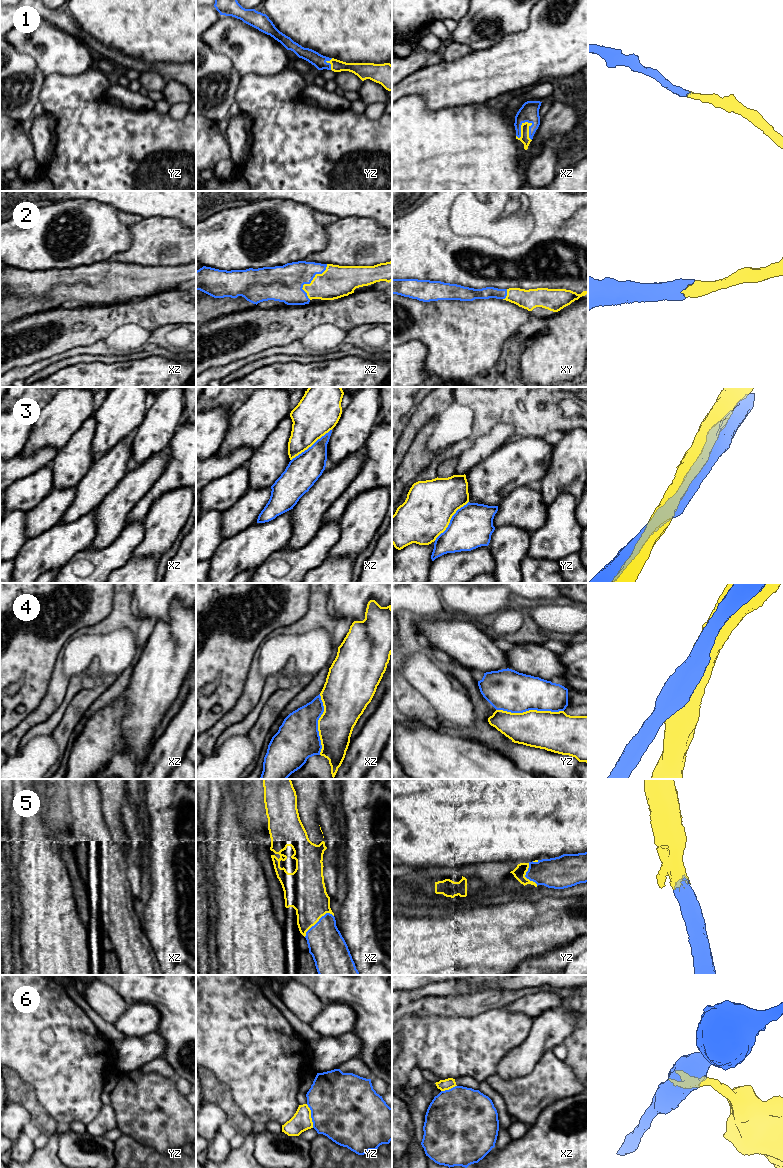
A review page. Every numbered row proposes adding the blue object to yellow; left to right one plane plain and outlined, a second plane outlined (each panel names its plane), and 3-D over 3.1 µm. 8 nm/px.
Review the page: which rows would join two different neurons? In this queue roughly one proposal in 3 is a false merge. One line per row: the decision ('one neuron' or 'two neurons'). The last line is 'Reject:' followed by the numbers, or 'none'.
1: one neuron
2: one neuron
3: two neurons
4: one neuron
5: one neuron
6: two neurons
Reject: 3, 6

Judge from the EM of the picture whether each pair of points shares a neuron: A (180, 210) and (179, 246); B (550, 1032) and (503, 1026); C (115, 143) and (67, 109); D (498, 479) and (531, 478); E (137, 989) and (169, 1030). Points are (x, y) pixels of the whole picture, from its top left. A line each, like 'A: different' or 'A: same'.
A: different
B: different
C: same
D: same
E: same

